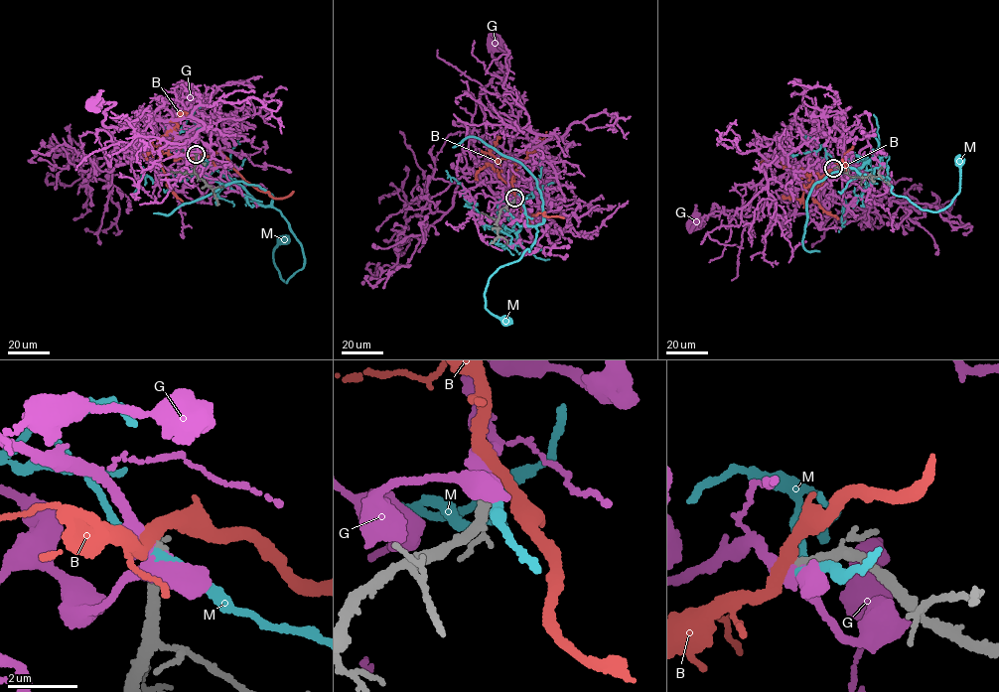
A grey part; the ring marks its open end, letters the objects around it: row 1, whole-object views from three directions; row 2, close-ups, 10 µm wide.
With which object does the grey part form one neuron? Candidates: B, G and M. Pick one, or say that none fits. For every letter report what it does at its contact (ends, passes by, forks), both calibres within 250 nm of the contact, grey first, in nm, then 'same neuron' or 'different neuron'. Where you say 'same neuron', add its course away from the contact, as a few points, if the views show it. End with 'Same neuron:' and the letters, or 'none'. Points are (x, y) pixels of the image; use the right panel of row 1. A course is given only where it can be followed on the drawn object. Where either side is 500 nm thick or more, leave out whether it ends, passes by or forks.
B: it passes by | 280/360 nm | different neuron
G: it passes by | 320/360 nm | same neuron | via (833, 167), (819, 178), (790, 172), (784, 195), (759, 211), (738, 214), (714, 204), (697, 223)
M: it passes by | 300/200 nm | different neuron
Same neuron: G

